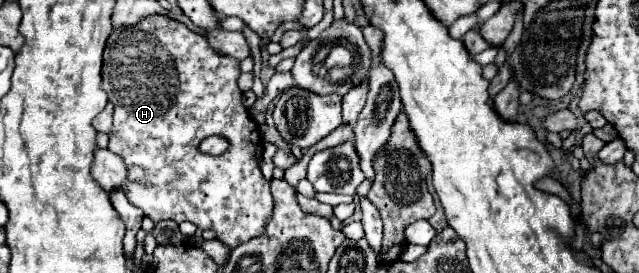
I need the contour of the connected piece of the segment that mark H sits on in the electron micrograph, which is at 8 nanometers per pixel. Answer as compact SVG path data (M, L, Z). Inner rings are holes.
M146 16L142 18L138 24L134 26L124 26L124 28L114 28L106 48L104 48L104 64L102 64L102 88L108 94L108 100L114 104L114 122L112 122L112 130L108 132L110 144L108 148L118 154L126 168L128 168L128 176L122 184L122 190L126 194L126 198L144 212L144 216L148 216L154 224L162 222L162 220L174 220L174 222L184 222L190 220L194 222L200 230L216 230L220 242L224 242L230 248L236 248L244 242L248 242L250 238L256 238L264 232L264 224L268 222L268 216L272 214L272 194L270 194L270 182L264 180L258 160L256 160L256 150L262 148L262 136L258 130L258 124L248 116L248 110L242 106L242 90L238 88L236 80L240 76L240 62L236 58L230 56L218 56L214 52L214 48L208 44L208 40L192 30L188 30L182 22L168 18L168 16ZM208 136L222 136L228 140L228 150L220 156L210 156L198 150L198 146L194 146L194 138L208 138Z

